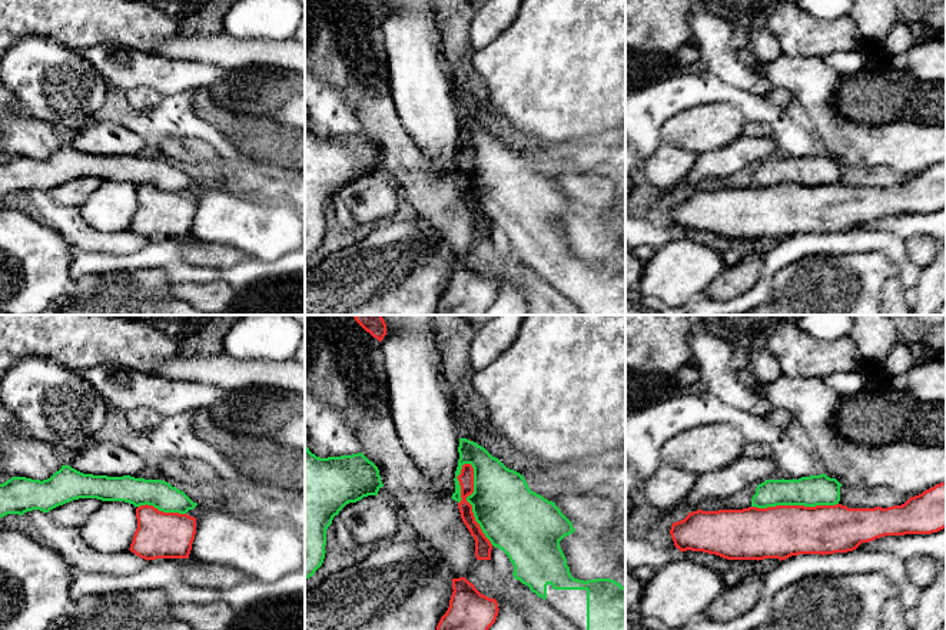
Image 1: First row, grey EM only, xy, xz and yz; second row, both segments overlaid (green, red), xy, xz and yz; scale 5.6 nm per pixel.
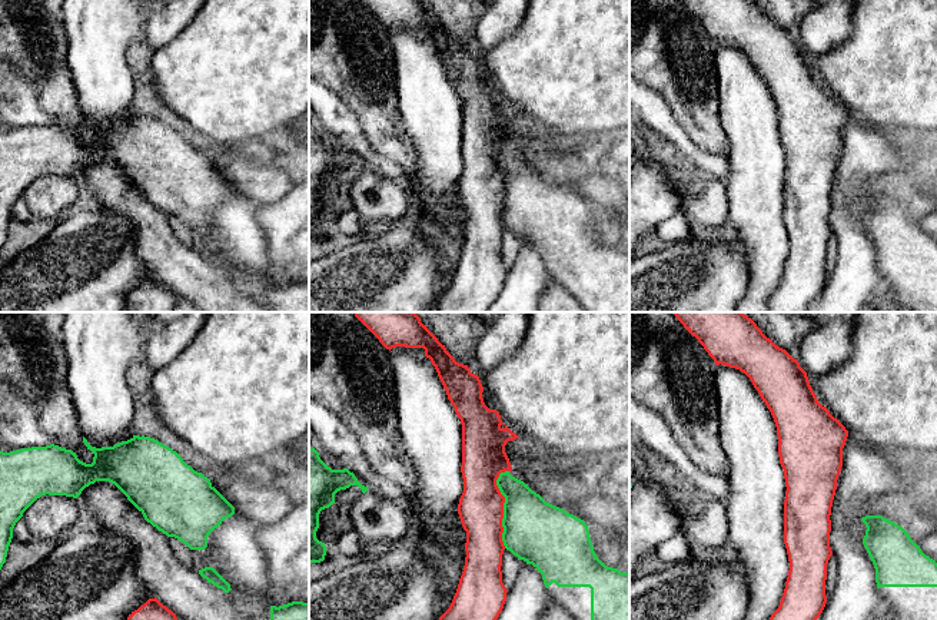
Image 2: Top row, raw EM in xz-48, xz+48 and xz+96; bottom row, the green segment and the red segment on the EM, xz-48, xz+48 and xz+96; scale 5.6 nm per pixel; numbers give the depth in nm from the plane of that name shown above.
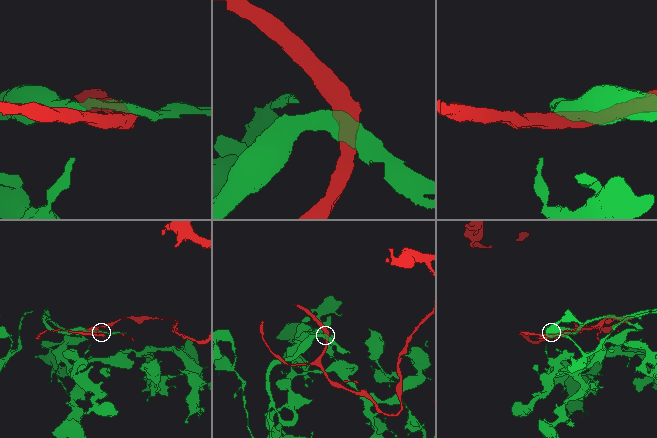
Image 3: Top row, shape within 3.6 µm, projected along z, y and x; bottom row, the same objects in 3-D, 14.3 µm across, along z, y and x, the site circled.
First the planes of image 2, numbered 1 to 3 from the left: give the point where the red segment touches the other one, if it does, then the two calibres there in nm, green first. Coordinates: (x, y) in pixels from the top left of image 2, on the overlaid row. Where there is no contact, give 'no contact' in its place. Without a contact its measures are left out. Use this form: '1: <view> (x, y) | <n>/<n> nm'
1: no contact
2: xz+48 (504, 507) | 360/260 nm
3: no contact

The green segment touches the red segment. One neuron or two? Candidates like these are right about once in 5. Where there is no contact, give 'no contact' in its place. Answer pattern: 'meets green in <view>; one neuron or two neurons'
meets green in xz; two neurons

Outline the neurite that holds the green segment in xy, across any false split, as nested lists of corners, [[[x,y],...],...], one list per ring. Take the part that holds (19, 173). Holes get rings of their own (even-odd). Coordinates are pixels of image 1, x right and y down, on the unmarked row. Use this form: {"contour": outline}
{"contour": [[[62,145],[43,160],[11,156],[0,163],[0,198],[7,193],[23,195],[33,189],[49,192],[79,178],[125,180],[135,186],[147,183],[163,192],[179,193],[198,185],[183,170],[162,159],[83,153],[70,145]]]}

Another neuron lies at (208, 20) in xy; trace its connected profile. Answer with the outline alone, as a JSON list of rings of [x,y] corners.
[[[208,0],[196,11],[179,17],[180,34],[189,36],[213,36],[225,32],[223,17],[230,4],[225,0]]]

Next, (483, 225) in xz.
[[[464,143],[461,153],[457,156],[461,165],[461,180],[458,188],[461,198],[471,215],[475,219],[475,236],[477,239],[491,239],[492,223],[482,212],[479,203],[475,200],[472,185],[467,180],[467,176],[474,172],[474,147],[471,143]]]

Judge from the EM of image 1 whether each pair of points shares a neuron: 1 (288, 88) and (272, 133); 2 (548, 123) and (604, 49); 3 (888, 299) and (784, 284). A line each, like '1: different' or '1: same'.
1: different
2: same
3: different

